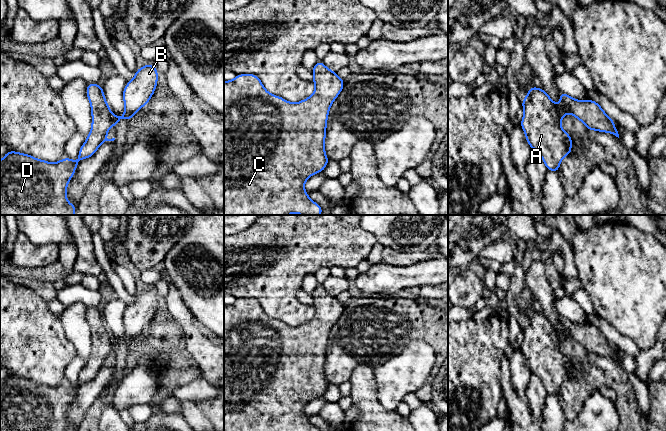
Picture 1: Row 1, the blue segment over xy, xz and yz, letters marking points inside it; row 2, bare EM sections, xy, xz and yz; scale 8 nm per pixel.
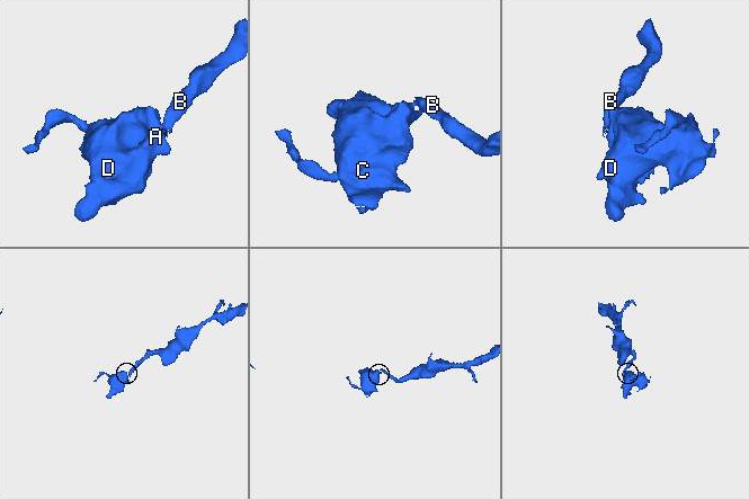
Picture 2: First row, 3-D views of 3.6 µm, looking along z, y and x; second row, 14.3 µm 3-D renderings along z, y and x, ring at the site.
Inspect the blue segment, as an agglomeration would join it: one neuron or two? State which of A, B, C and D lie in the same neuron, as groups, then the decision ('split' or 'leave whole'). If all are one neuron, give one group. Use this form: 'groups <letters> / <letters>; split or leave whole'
groups A C D / B; split

